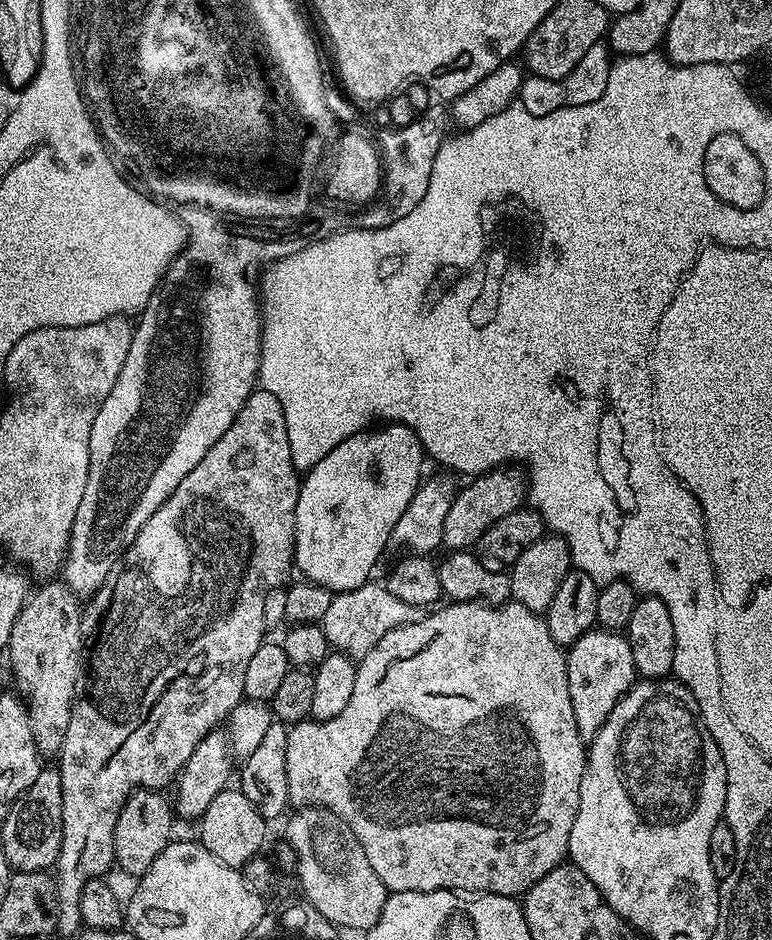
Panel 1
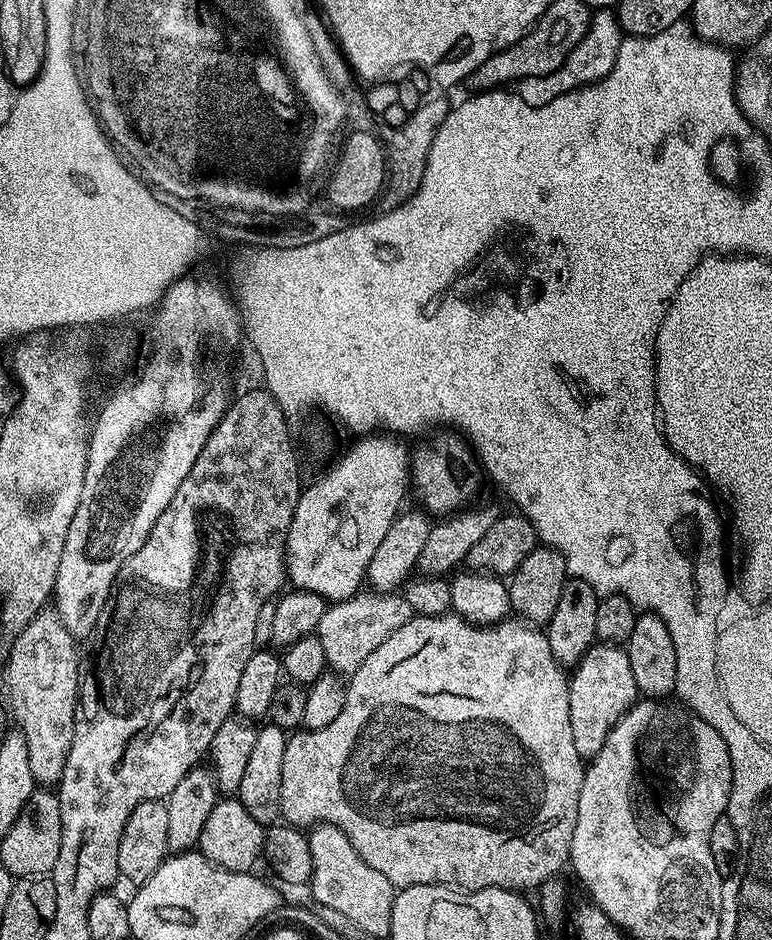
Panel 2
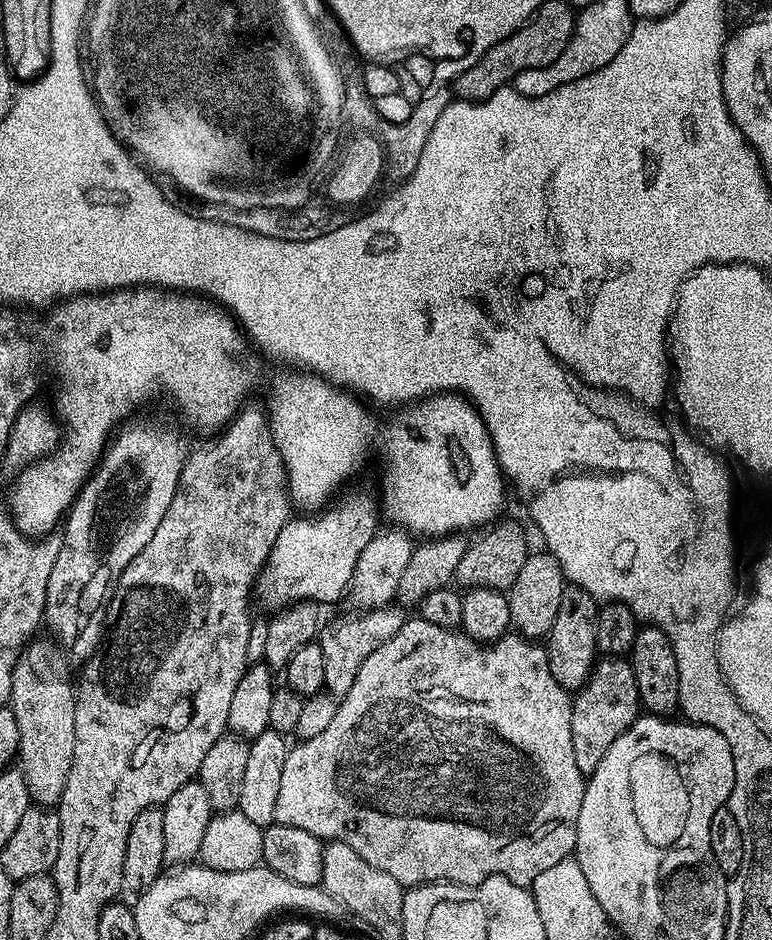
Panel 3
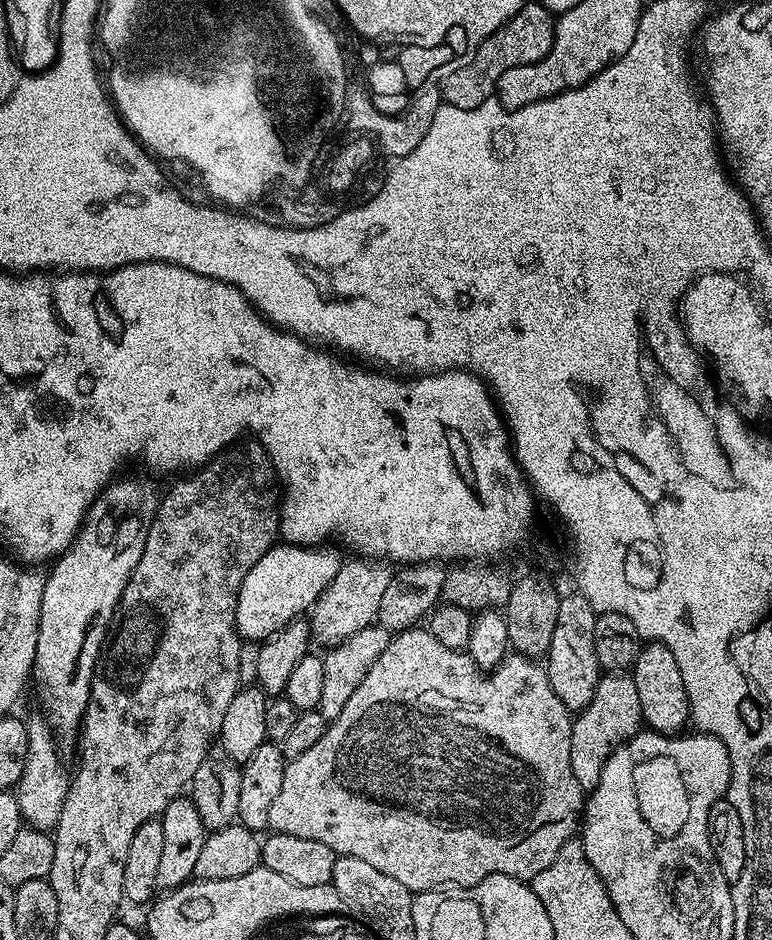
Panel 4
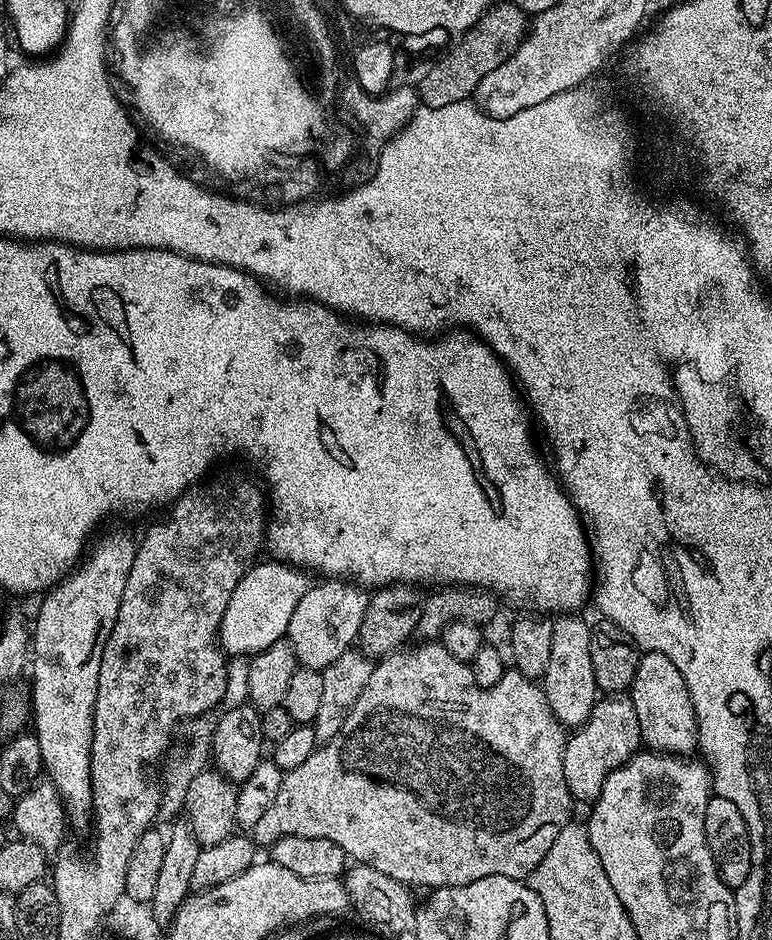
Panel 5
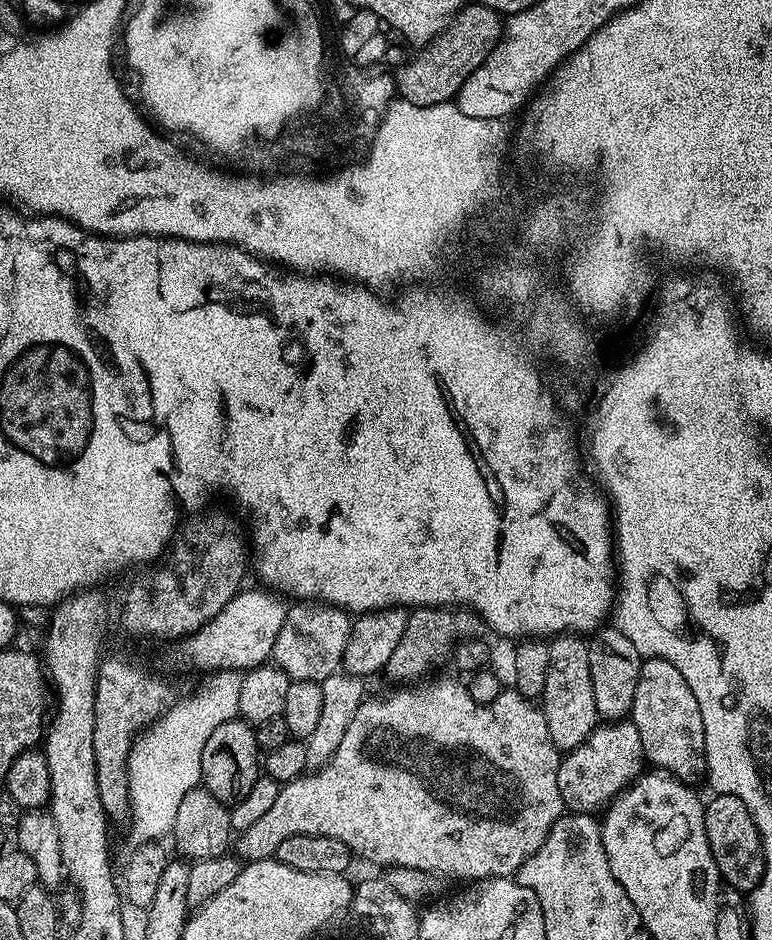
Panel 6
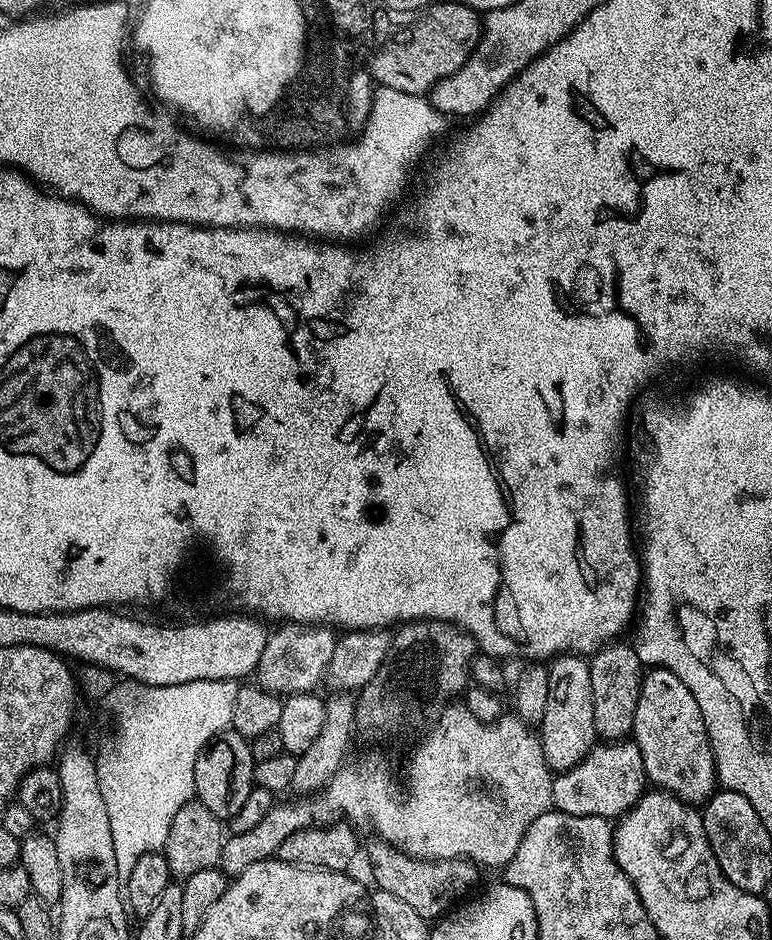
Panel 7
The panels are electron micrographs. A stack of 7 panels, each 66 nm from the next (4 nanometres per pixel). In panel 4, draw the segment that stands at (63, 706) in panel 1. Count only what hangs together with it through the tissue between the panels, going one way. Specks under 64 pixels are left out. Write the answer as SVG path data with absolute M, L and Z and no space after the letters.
M43 715L27 717L28 753L26 754L26 770L22 770L22 778L14 789L18 798L20 819L29 828L37 828L39 832L51 833L62 814L62 806L66 802L70 783L69 769L64 769L60 756L56 753L57 737L54 728Z

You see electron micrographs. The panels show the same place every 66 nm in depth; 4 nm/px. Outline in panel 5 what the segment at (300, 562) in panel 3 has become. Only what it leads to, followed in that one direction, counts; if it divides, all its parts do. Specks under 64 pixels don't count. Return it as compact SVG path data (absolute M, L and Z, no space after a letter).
M257 562L234 586L234 594L230 594L230 606L226 606L226 614L222 616L218 643L229 657L254 657L262 650L281 643L287 637L290 618L298 602L302 602L302 594L310 587L310 580L301 569L292 567L287 562Z

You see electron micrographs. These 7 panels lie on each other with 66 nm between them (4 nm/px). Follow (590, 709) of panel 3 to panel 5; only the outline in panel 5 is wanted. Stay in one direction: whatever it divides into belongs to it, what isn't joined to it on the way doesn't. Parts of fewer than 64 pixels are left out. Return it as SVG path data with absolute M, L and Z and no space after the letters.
M608 694L597 699L594 710L590 710L590 718L586 718L584 725L575 729L564 741L562 774L566 776L566 786L573 801L594 802L602 786L606 786L606 778L610 778L614 770L621 768L641 748L638 713L631 699L624 694Z

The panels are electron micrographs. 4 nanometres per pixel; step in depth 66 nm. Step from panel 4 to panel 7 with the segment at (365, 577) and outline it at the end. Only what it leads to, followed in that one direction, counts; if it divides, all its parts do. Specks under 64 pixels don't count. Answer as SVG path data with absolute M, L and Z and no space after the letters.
M291 622L281 623L277 628L280 628L277 632L272 630L268 633L266 650L262 650L262 658L258 658L254 673L255 683L281 698L319 689L324 672L330 666L330 658L334 655L337 633L328 626Z

